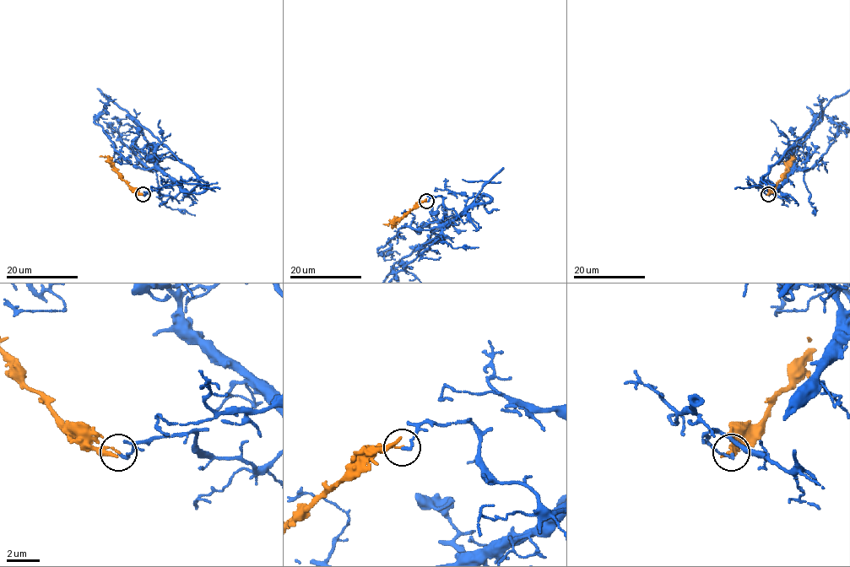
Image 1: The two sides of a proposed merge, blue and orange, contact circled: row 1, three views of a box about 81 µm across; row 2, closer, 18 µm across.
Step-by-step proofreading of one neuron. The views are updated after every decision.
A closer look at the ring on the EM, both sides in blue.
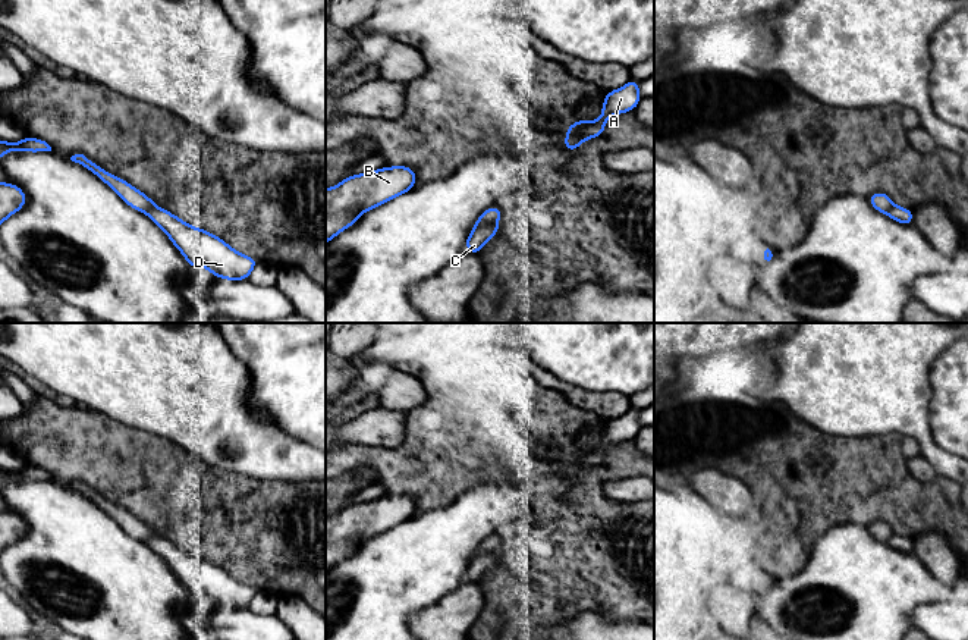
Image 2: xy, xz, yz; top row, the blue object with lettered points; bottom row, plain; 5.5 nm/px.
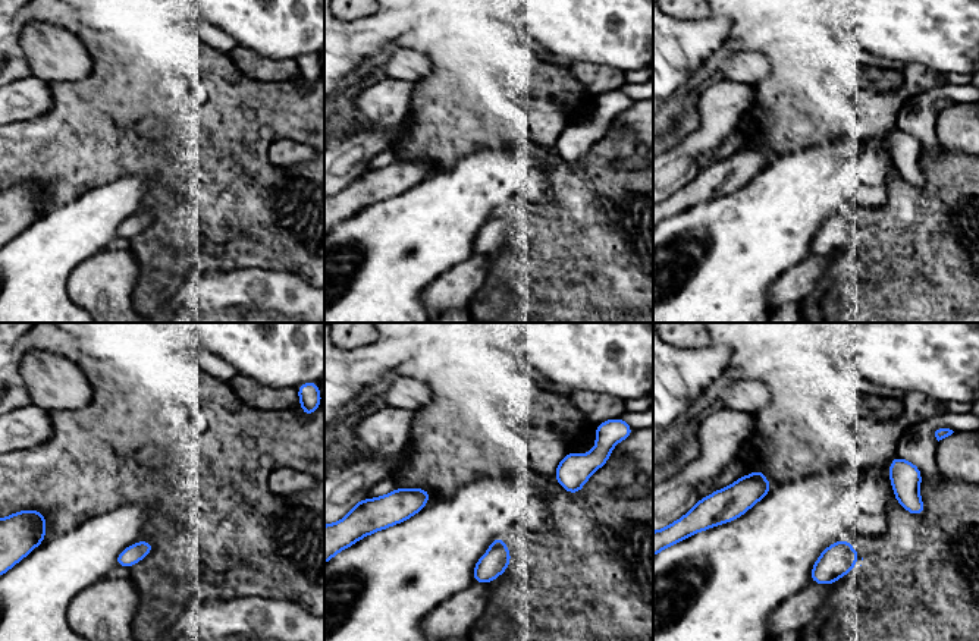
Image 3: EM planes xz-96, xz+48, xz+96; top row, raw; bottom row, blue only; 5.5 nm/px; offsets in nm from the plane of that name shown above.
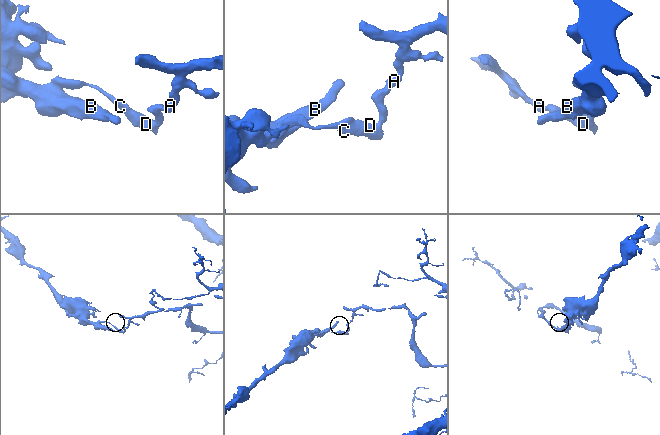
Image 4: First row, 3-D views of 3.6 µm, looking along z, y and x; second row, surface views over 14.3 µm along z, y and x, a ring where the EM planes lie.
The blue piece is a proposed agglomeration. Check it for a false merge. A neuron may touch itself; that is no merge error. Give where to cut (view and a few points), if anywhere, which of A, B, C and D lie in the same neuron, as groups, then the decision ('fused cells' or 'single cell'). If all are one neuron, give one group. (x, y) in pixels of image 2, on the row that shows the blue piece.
cut in xz along (496, 220), (480, 225), (472, 231); A C D / B; fused cells

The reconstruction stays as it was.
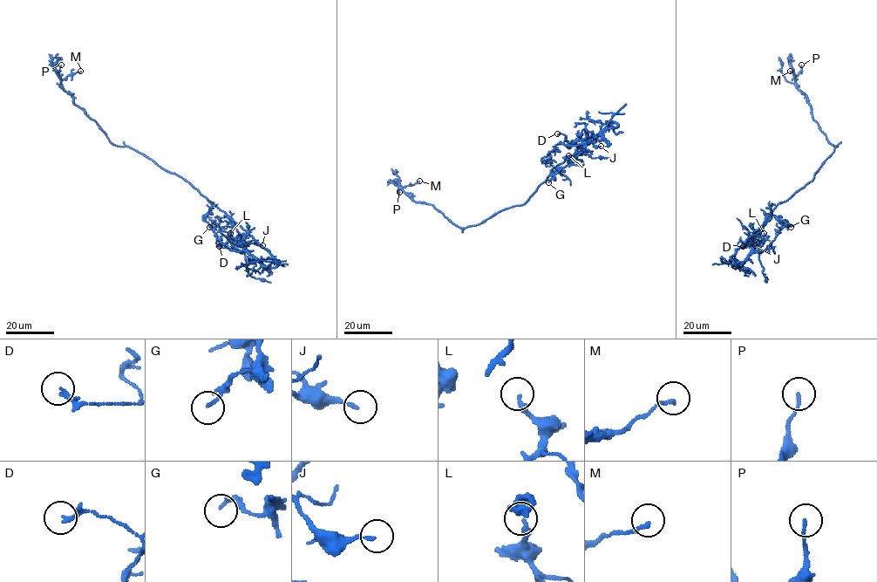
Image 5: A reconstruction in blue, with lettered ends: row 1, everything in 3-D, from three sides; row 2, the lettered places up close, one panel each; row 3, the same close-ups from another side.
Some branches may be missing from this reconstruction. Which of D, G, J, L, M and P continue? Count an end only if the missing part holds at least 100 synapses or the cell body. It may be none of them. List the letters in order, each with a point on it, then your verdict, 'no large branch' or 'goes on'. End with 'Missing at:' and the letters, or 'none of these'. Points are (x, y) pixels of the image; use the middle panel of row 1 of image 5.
D: at (557, 133); no large branch
G: at (548, 182); no large branch
J: at (601, 146); no large branch
L: at (568, 155); no large branch
M: at (419, 181); no large branch
P: at (399, 192); no large branch
Missing at: none of these

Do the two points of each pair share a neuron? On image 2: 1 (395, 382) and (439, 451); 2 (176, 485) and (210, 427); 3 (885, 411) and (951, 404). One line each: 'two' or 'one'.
1: two
2: two
3: two

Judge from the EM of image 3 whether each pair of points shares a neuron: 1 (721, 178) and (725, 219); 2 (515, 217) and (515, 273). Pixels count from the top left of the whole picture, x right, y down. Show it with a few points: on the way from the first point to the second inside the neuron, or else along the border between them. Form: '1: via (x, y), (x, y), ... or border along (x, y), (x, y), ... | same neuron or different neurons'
1: border along (752, 176), (736, 189), (696, 203), (690, 209) | different neurons
2: via (517, 231), (515, 260) | same neuron

